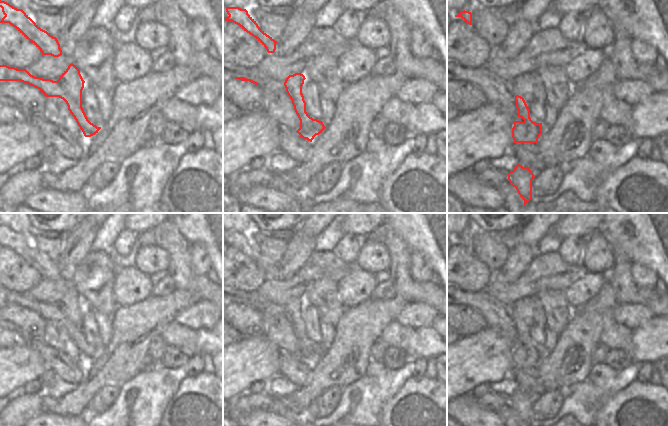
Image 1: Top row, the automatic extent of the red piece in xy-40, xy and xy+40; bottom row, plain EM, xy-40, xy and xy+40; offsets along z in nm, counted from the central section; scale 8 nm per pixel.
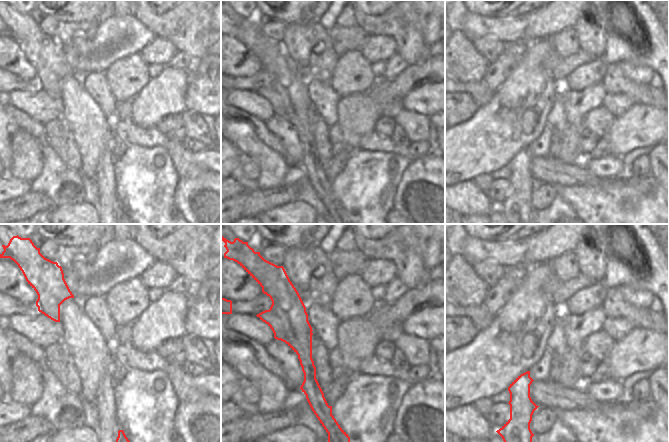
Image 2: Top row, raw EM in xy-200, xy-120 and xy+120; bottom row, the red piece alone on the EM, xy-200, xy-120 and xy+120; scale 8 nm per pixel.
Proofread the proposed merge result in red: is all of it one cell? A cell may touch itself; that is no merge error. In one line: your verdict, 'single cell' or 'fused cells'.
fused cells

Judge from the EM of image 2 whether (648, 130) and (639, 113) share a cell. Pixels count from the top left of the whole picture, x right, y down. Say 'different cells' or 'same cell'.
same cell

